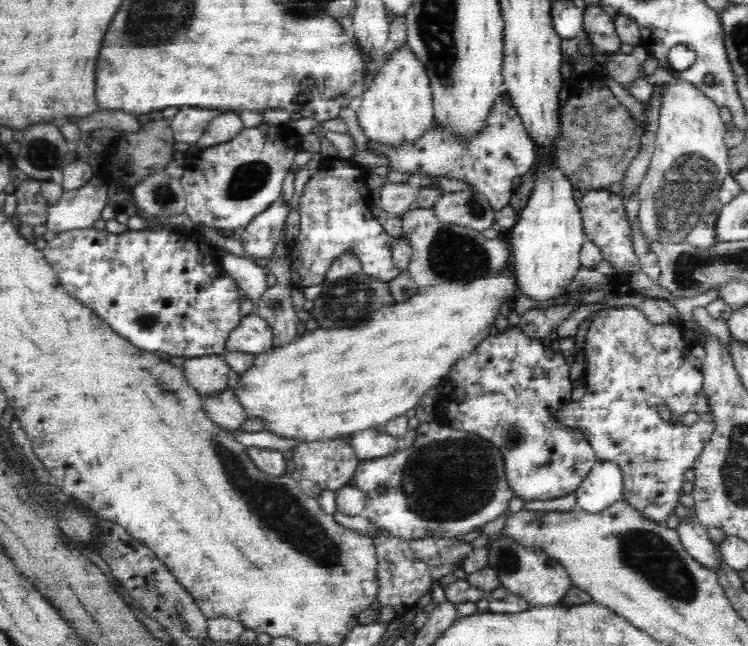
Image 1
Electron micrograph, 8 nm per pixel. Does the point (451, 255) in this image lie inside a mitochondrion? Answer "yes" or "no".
yes

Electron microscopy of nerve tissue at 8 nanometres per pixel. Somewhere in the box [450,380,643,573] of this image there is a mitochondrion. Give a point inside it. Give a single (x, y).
(513, 436)

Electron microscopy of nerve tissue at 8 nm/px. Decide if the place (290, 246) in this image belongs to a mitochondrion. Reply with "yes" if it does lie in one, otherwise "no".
no

